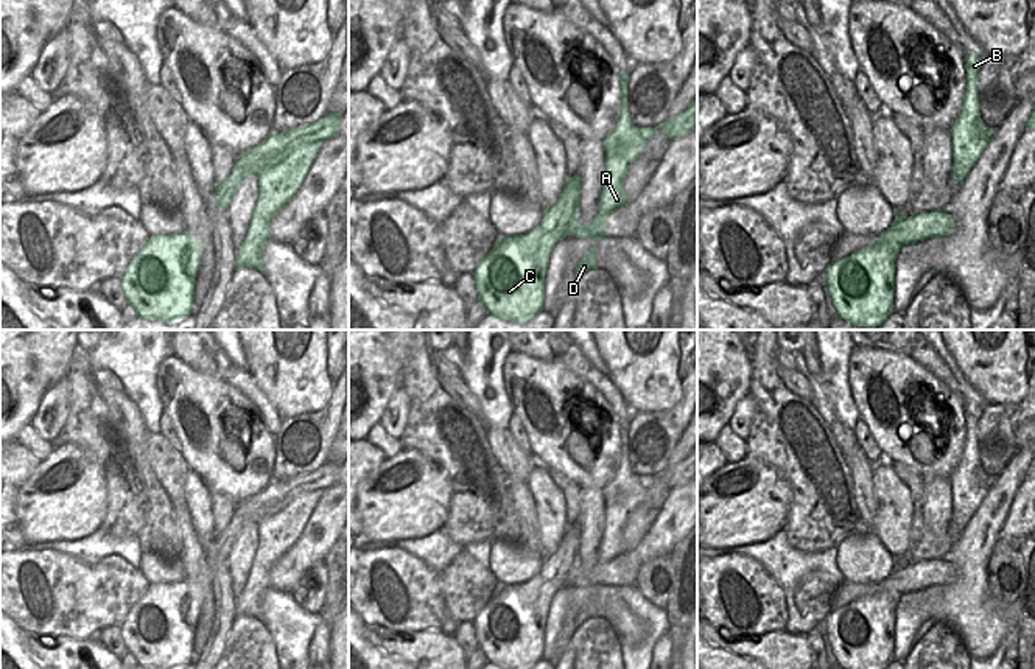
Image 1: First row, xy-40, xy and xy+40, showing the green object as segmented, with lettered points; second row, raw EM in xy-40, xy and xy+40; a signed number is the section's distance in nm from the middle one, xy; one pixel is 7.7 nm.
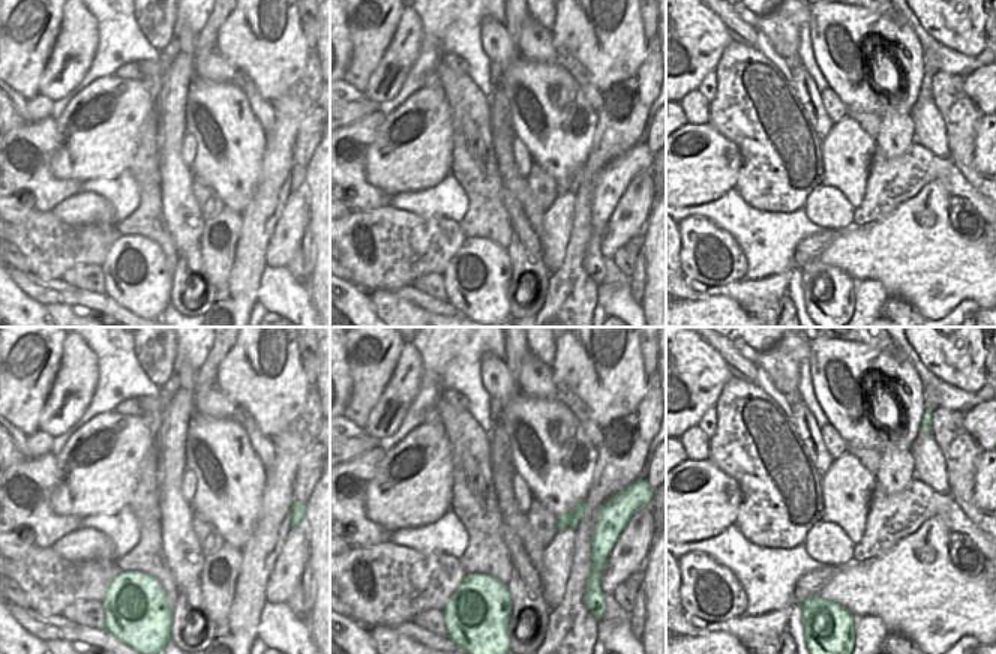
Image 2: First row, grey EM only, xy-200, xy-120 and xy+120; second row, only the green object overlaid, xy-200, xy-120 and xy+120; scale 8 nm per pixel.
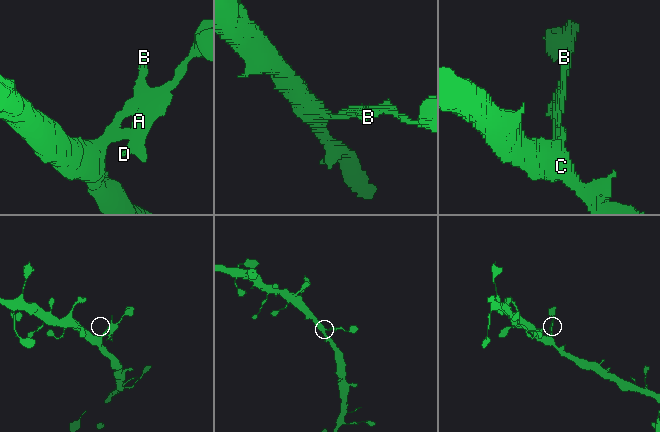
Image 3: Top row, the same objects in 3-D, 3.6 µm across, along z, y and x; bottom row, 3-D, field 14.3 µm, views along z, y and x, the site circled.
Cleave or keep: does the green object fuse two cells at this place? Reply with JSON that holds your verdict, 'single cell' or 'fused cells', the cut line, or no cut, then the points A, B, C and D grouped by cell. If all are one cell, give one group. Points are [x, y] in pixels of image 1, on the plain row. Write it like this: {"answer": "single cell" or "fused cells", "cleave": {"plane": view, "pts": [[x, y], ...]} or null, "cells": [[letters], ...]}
{"answer": "fused cells", "cleave": {"plane": "xy", "pts": [[539, 574], [548, 582], [556, 582], [559, 587]]}, "cells": [["A", "B", "D"], ["C"]]}

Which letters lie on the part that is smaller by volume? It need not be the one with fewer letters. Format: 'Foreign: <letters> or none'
Foreign: A, B, D

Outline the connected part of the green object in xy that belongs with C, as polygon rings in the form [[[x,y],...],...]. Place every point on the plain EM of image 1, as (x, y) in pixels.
[[[542,576],[501,587],[472,622],[478,649],[487,663],[501,669],[532,669],[543,658],[546,616],[557,588],[559,582],[548,583]]]

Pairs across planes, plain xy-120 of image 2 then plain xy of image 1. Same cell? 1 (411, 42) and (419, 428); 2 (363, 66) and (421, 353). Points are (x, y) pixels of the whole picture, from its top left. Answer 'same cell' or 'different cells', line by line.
1: different cells
2: different cells

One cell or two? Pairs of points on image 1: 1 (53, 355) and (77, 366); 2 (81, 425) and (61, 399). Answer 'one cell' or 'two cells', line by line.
1: two cells
2: two cells

